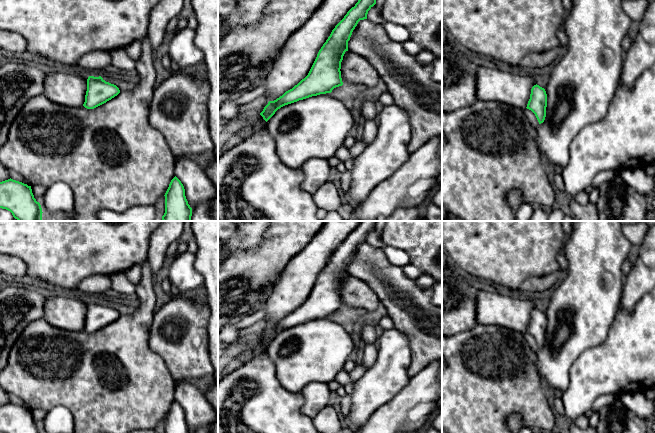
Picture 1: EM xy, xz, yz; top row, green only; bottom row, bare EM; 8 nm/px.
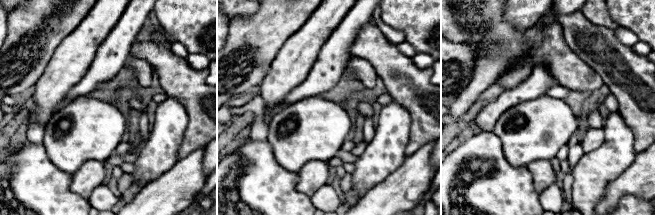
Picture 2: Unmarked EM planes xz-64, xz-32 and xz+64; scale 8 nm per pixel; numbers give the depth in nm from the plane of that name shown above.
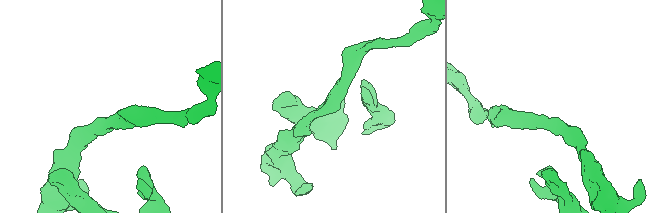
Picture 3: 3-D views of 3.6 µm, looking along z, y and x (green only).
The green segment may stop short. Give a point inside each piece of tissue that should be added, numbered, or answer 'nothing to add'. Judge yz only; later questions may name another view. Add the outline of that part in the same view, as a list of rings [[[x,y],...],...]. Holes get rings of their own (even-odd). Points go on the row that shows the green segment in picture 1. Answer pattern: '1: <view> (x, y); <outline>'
nothing to add

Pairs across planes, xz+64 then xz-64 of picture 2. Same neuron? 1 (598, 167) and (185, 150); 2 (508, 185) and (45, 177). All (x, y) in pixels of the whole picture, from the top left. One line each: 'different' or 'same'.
1: different
2: same

